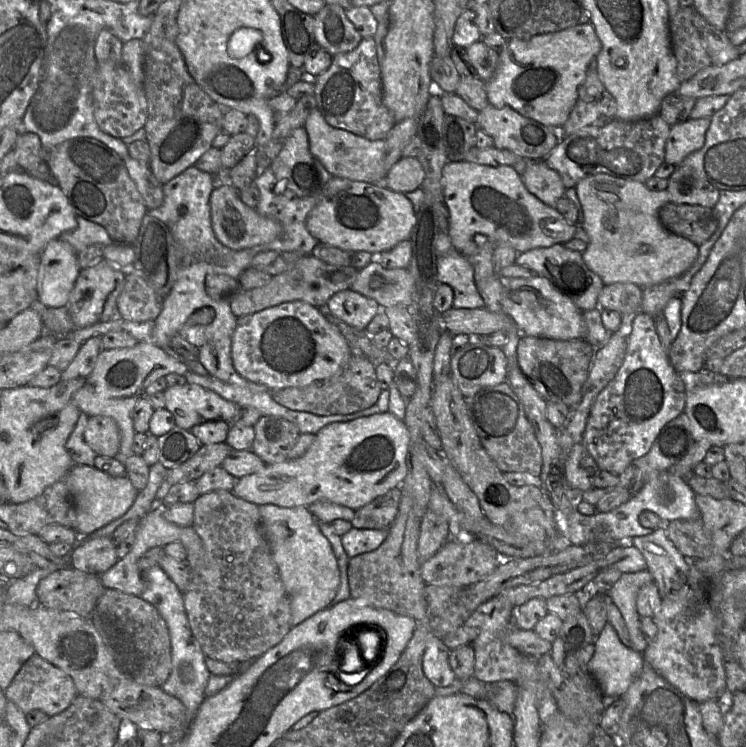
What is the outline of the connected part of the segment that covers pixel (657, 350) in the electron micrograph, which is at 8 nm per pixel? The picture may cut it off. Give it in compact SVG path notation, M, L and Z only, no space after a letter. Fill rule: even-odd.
M641 311L627 322L628 342L623 362L614 378L596 397L583 433L582 444L598 469L620 475L634 460L646 455L662 428L685 408L687 379L675 371L655 329L654 318Z

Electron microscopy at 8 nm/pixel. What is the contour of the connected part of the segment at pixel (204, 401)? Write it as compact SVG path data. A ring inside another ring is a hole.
M198 384L167 386L164 395L165 409L173 415L175 425L187 431L207 421L230 422L241 409Z

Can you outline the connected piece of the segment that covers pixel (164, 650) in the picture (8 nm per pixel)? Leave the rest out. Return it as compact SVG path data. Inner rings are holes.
M106 588L89 619L125 677L145 686L164 685L172 669L171 639L164 619L152 604L139 596Z

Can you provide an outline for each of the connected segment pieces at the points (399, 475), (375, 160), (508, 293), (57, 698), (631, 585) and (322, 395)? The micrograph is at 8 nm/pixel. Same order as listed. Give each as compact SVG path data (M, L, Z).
M385 412L361 417L348 422L331 423L317 434L314 443L304 455L281 463L266 465L261 471L237 479L233 493L253 504L276 505L279 507L308 507L318 501L328 501L356 511L375 498L400 487L407 475L407 457L411 436L403 420Z
M317 108L310 112L304 128L308 134L311 154L332 176L363 181L386 188L385 180L388 172L384 167L386 149L384 139L368 140L352 132L335 128L327 123Z
M543 276L502 280L501 305L502 311L514 320L523 336L553 340L586 337L587 328L583 312Z
M33 654L23 664L5 690L7 700L12 701L24 714L41 710L49 717L66 710L78 694L72 678L66 672L37 654Z
M647 569L625 573L607 593L609 601L620 611L627 626L633 650L638 653L644 652L650 640L646 638L641 629L641 617L637 611L636 599L639 590L650 582L653 582L653 577Z
M354 351L347 364L328 379L313 382L306 387L289 387L269 390L272 399L296 411L329 416L334 414L352 414L374 405L382 391L381 382L375 371L375 364L363 354Z

